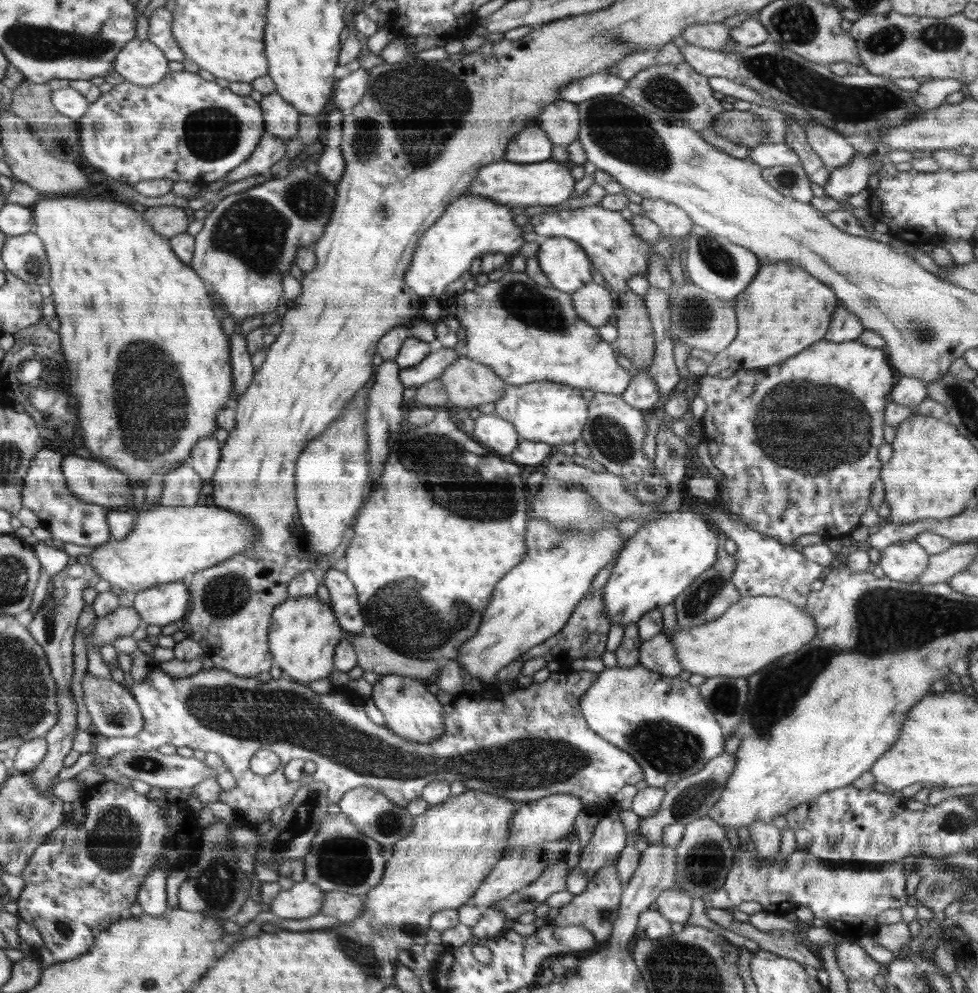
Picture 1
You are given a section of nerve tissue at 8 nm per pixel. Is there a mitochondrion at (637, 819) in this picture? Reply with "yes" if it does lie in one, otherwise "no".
no

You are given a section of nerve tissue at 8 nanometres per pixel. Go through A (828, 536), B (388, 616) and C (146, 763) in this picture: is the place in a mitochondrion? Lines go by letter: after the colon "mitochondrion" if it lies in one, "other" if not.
A: other
B: mitochondrion
C: mitochondrion

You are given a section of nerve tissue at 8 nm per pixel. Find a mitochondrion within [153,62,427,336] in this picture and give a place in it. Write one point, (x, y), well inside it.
(253, 229)

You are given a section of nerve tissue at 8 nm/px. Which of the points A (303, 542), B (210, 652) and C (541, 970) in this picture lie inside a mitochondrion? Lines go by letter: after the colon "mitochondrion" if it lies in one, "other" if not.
A: other
B: other
C: other

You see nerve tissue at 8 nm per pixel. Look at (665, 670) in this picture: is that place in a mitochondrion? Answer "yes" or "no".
no

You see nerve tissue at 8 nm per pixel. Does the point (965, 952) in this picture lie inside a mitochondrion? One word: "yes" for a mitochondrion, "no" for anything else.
no

